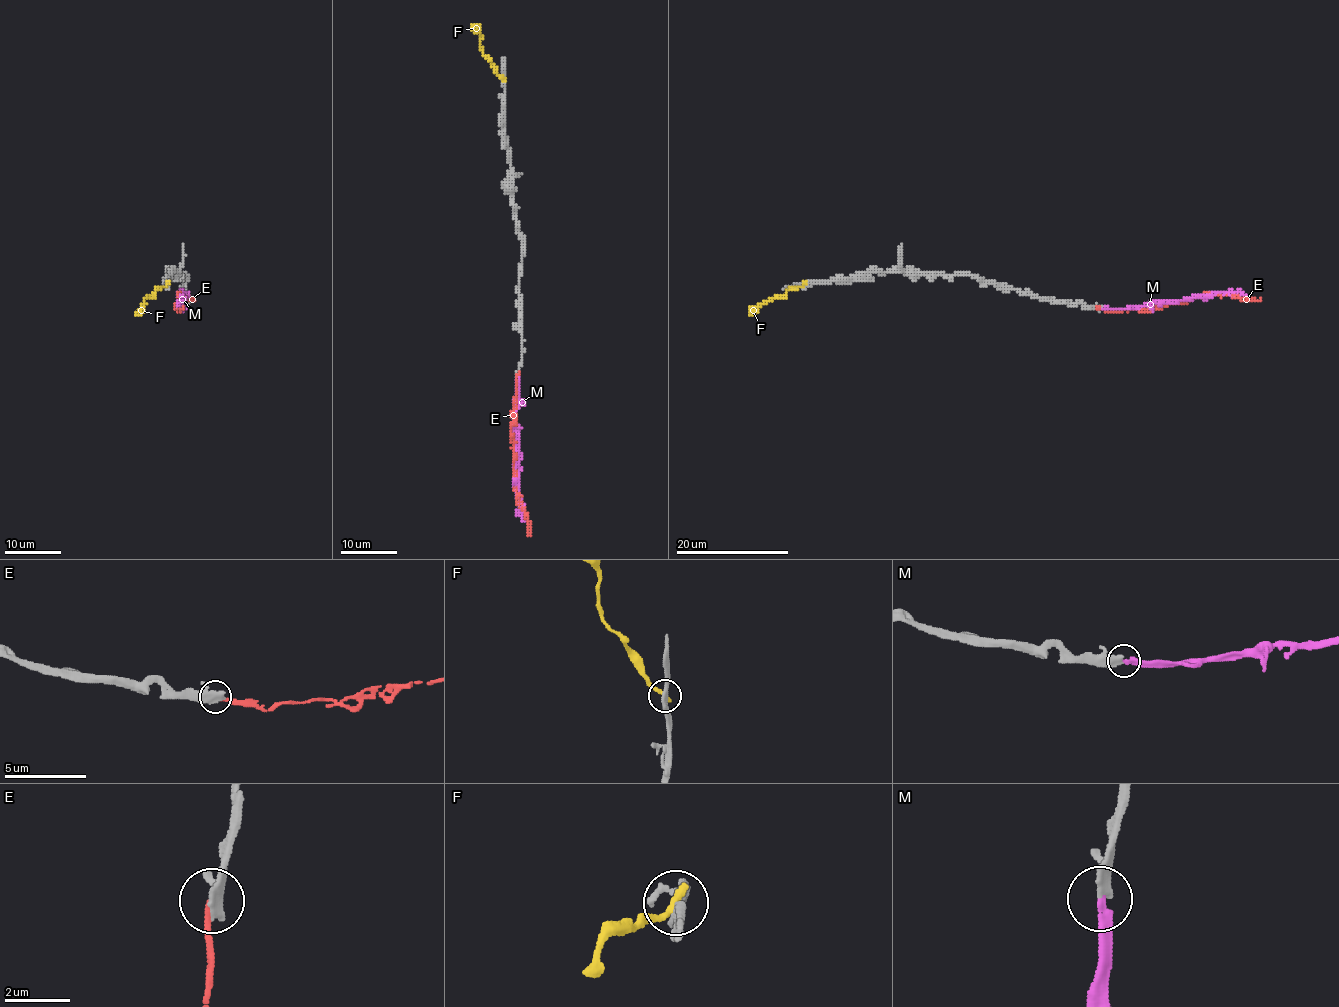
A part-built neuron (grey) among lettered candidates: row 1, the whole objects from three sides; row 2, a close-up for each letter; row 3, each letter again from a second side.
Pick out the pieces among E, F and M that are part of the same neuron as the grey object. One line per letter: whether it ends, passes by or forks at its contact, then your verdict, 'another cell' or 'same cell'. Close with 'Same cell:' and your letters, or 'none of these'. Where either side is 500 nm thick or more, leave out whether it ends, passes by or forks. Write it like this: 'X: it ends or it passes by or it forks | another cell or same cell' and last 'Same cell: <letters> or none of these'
E: it ends | another cell
F: it ends | another cell
M: it ends | same cell
Same cell: M

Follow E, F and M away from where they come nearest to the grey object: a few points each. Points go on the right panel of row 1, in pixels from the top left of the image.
E: (1100, 308), (1121, 312), (1145, 310), (1158, 304), (1187, 301), (1218, 293), (1258, 301), (1261, 298)
F: (803, 284), (791, 287), (782, 295), (759, 304), (750, 314)
M: (1104, 308), (1134, 308), (1203, 295), (1247, 295)

